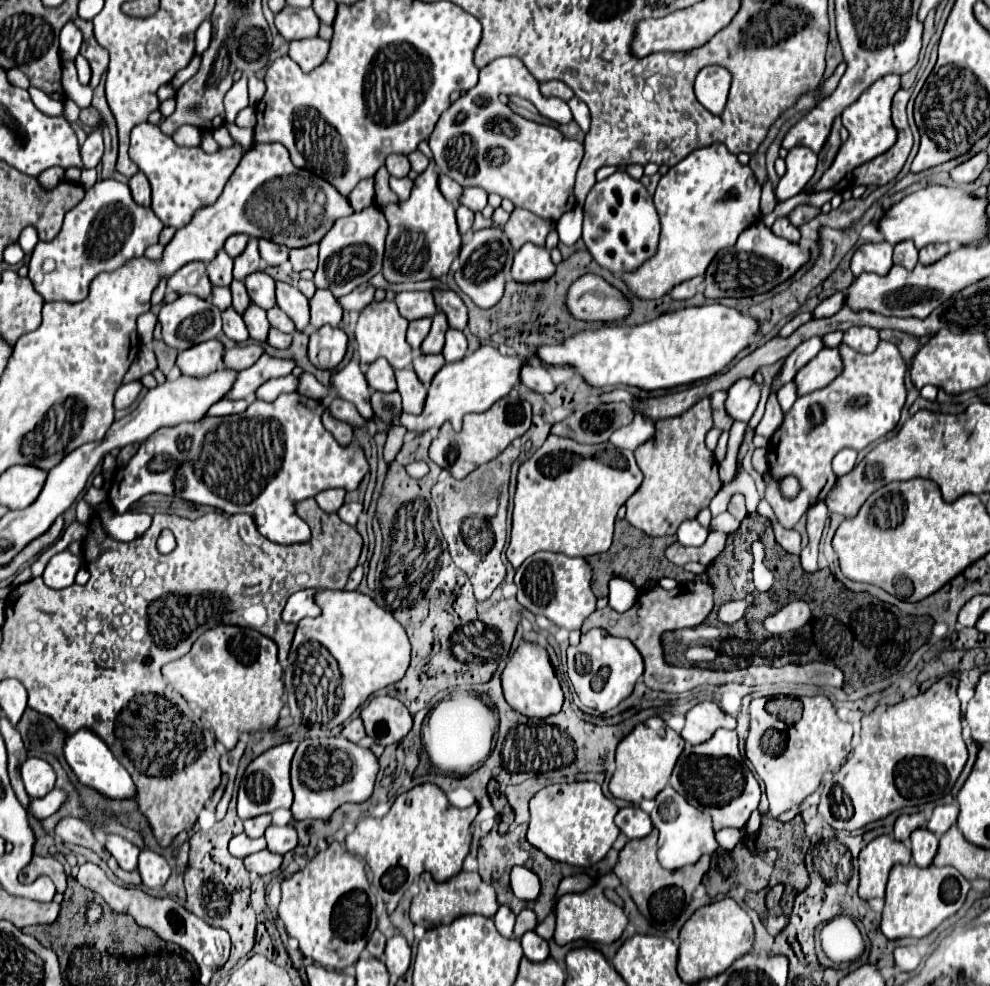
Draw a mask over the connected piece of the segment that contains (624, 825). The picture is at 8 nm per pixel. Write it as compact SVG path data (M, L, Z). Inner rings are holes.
M626 806L616 814L616 826L628 838L644 838L652 832L650 816L640 806Z

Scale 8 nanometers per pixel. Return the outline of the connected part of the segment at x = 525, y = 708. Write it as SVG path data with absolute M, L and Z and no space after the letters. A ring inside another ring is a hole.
M522 642L514 656L510 658L510 662L506 664L504 672L502 672L502 690L504 690L504 698L506 702L520 714L528 716L528 718L546 718L552 716L556 712L560 712L562 708L562 688L560 682L554 674L554 668L550 664L548 652L538 646L538 644L530 644L530 642Z

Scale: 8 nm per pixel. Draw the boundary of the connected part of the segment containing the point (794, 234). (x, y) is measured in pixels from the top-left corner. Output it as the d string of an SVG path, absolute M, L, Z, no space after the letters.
M780 216L780 218L774 222L772 232L774 232L776 236L782 236L782 238L790 240L790 242L800 242L800 232L798 232L798 228L788 220L788 216Z

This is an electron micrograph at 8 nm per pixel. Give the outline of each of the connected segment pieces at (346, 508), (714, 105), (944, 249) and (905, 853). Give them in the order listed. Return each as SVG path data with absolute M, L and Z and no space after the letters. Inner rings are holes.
M350 502L350 504L342 504L342 508L338 510L338 516L340 516L346 524L354 526L354 524L358 522L360 512L362 512L362 504L358 504L358 502Z
M706 66L698 72L694 92L700 104L710 112L722 114L730 90L730 72L722 66Z
M930 244L926 246L924 250L920 250L920 262L924 266L932 264L932 262L938 262L942 256L946 256L950 252L950 246L948 244Z
M878 836L868 842L858 858L860 864L860 888L858 896L862 900L884 898L888 872L894 864L908 864L912 860L910 848L904 842L894 840L894 836Z

